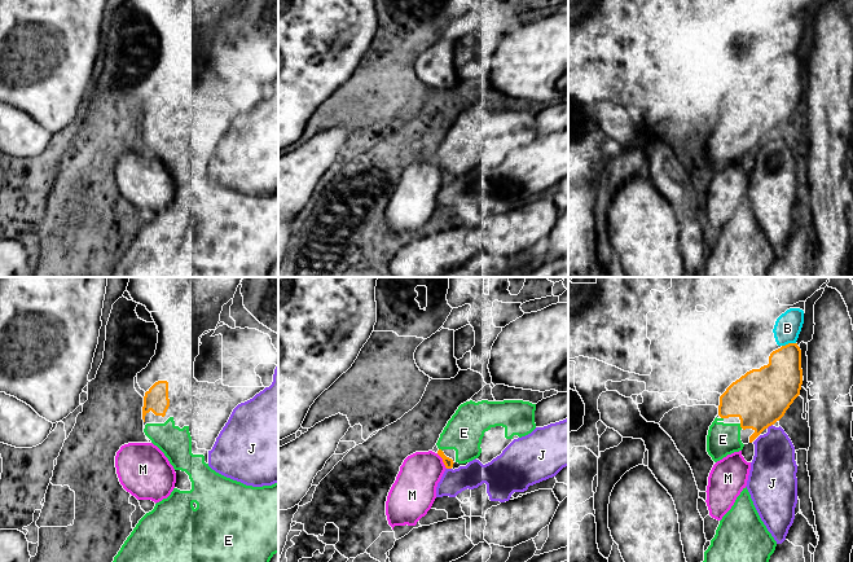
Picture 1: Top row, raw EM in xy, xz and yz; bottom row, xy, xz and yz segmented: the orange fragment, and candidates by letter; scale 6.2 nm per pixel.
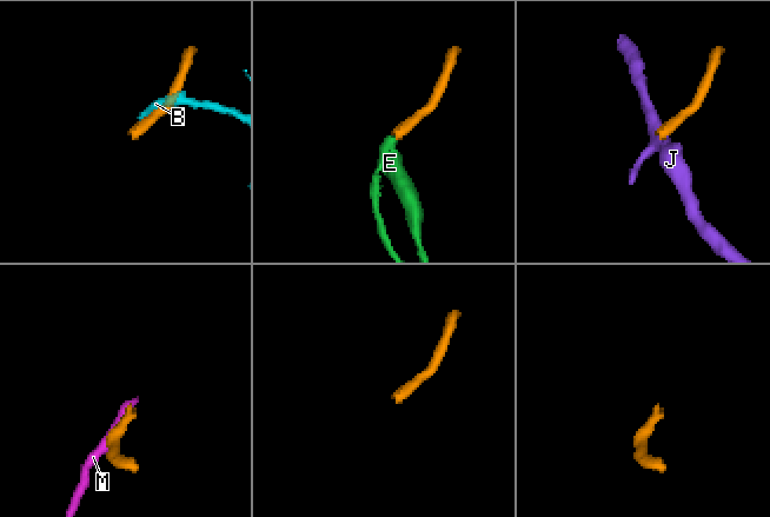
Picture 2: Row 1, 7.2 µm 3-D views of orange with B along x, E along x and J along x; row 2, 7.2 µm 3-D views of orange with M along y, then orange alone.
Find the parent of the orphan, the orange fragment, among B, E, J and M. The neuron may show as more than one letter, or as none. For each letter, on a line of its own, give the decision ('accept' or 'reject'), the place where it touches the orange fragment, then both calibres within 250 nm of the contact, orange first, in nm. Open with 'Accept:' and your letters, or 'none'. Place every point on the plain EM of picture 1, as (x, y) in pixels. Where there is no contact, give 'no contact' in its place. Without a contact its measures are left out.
Accept: E
B: reject | yz (788, 53) | 280/160 nm
E: accept | yz (741, 136) | 360/200 nm
J: reject | yz (769, 135) | 360/260 nm
M: reject | xz (443, 171) | 60/280 nm

